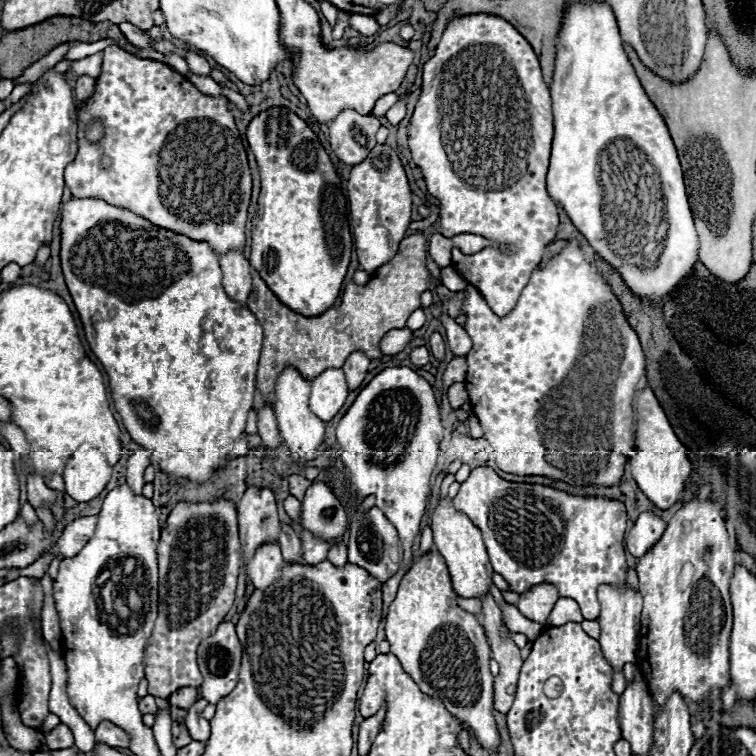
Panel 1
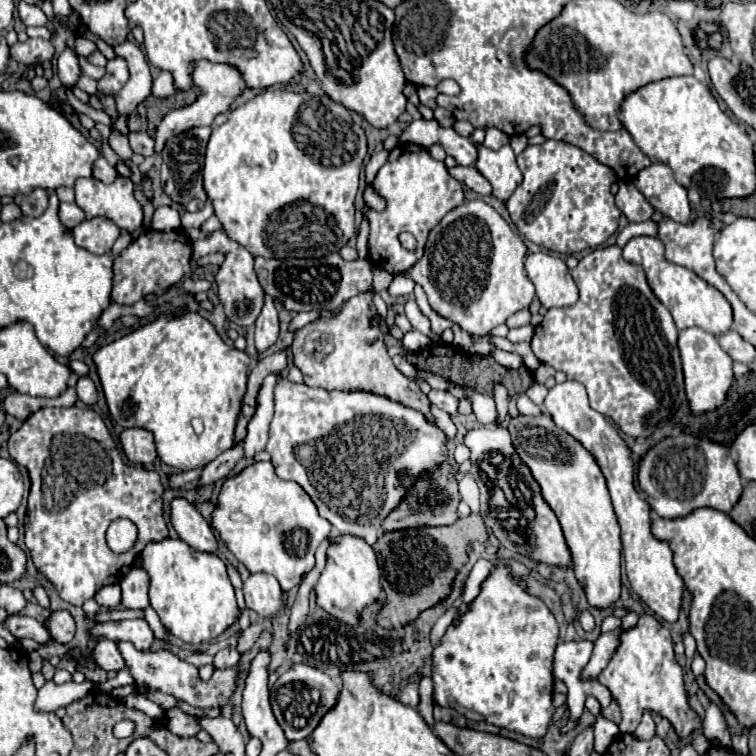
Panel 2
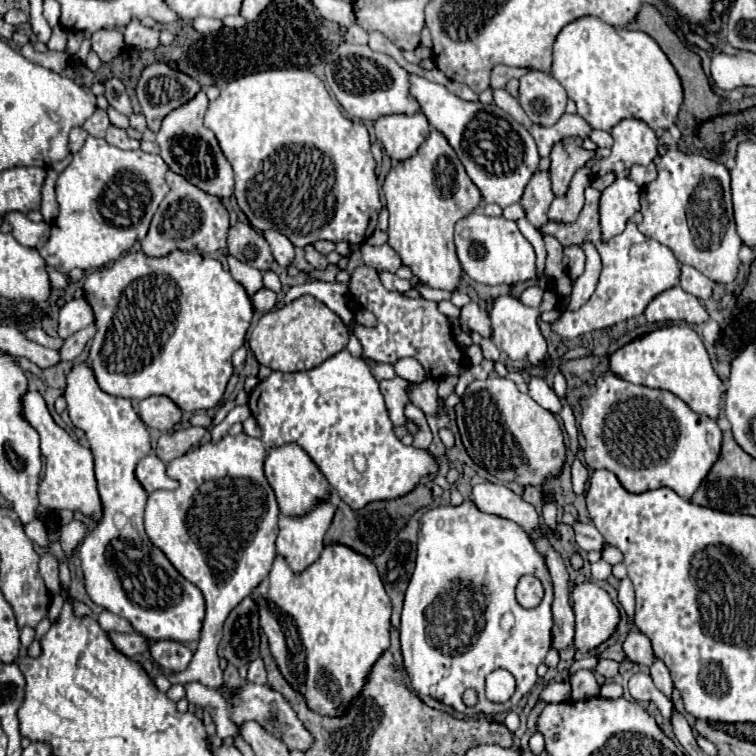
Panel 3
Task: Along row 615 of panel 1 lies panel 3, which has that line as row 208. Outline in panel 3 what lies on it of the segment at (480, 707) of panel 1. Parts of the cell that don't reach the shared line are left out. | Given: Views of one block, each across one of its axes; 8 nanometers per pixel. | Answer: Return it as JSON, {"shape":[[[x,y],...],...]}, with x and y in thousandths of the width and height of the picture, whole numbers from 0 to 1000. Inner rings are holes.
{"shape":[[[571,169],[569,180],[548,206],[524,214],[516,222],[505,249],[511,275],[516,280],[513,323],[526,333],[532,349],[545,354],[556,373],[601,386],[611,368],[598,315],[601,296],[632,275],[638,270],[638,259],[624,238],[619,238],[614,220],[593,185],[587,185],[587,177]]]}

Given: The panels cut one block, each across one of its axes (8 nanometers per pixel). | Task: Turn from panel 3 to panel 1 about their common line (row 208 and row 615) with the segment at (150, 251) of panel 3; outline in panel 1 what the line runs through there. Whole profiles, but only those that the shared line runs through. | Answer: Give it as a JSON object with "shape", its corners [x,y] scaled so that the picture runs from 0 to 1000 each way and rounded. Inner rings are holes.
{"shape":[[[286,661],[265,667],[233,667],[220,688],[209,717],[209,749],[209,817],[190,860],[190,889],[198,902],[196,918],[206,923],[222,923],[238,910],[254,910],[267,905],[267,892],[259,878],[259,860],[265,849],[278,844],[283,833],[294,825],[310,796],[312,765],[317,757],[317,712],[312,675],[307,664]]]}

